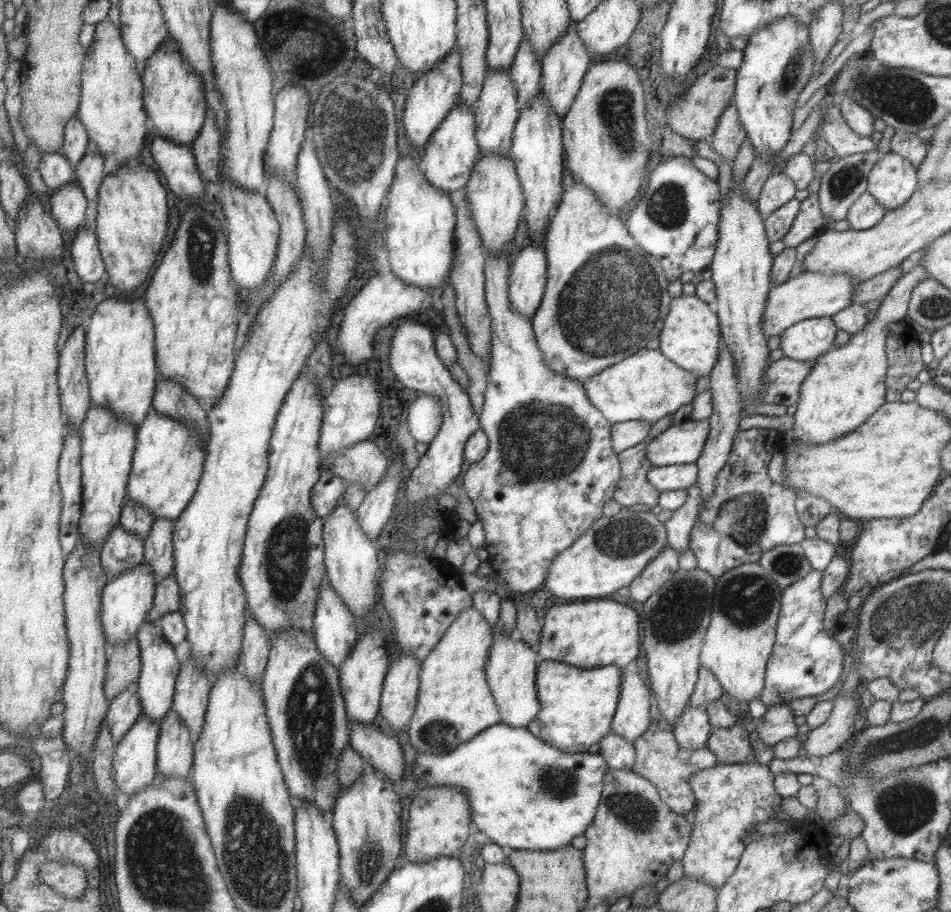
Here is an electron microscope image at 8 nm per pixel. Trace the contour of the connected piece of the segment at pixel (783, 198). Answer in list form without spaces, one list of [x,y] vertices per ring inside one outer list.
[[[784,173],[770,175],[758,196],[757,210],[762,214],[772,214],[796,196],[794,181]]]

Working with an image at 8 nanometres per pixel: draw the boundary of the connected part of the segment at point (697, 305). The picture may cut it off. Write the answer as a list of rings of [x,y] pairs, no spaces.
[[[681,295],[671,300],[663,329],[659,334],[660,352],[674,364],[695,375],[710,374],[723,342],[719,318],[712,311],[707,302],[700,300],[696,295]]]

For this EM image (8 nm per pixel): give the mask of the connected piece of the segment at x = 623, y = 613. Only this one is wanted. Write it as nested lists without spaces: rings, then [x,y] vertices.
[[[590,600],[552,606],[546,612],[541,632],[538,663],[555,660],[578,669],[593,669],[616,665],[624,670],[640,654],[640,626],[638,614],[630,606],[614,600]]]

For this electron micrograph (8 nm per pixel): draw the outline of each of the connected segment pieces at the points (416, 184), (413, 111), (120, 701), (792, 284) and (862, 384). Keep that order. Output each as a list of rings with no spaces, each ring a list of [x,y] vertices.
[[[401,155],[398,159],[396,168],[395,168],[395,175],[393,183],[390,185],[388,196],[386,196],[386,200],[388,200],[388,208],[386,208],[386,244],[388,247],[389,252],[389,262],[391,264],[391,272],[394,273],[401,281],[407,282],[408,284],[413,284],[422,288],[428,287],[429,289],[433,290],[433,294],[438,298],[438,300],[441,302],[441,299],[439,298],[440,294],[442,293],[442,286],[444,284],[444,279],[446,276],[449,276],[451,268],[453,267],[453,260],[455,258],[455,226],[456,226],[456,208],[454,207],[454,204],[452,203],[451,196],[449,193],[444,192],[443,190],[440,190],[439,188],[436,188],[433,186],[433,184],[427,179],[427,176],[423,173],[423,171],[419,168],[420,163],[414,162],[414,158],[410,155]]]
[[[454,47],[449,55],[442,58],[434,70],[426,72],[424,76],[419,76],[414,83],[412,90],[406,100],[406,110],[404,111],[403,121],[406,129],[406,136],[412,148],[424,149],[430,136],[440,128],[443,120],[446,118],[456,104],[460,102],[460,92],[462,91],[462,74],[460,70],[460,51]]]
[[[136,685],[132,688],[126,688],[124,692],[118,693],[113,698],[105,719],[117,742],[134,724],[142,710]]]
[[[802,272],[795,278],[777,284],[769,290],[761,318],[761,331],[767,338],[770,338],[771,336],[780,336],[787,328],[801,320],[831,317],[854,303],[851,298],[858,283],[849,274],[843,272],[831,272],[830,274]]]
[[[921,264],[902,275],[892,285],[888,294],[883,296],[873,319],[870,319],[864,327],[851,335],[844,346],[834,345],[832,350],[821,354],[815,359],[815,363],[811,366],[812,370],[805,376],[800,387],[797,411],[793,416],[795,418],[793,426],[795,438],[802,439],[809,445],[830,443],[831,440],[837,439],[847,432],[852,432],[855,428],[864,424],[864,421],[868,420],[877,411],[877,408],[886,403],[889,324],[906,319],[908,303],[914,287],[922,279],[927,279],[928,277],[928,273]]]

